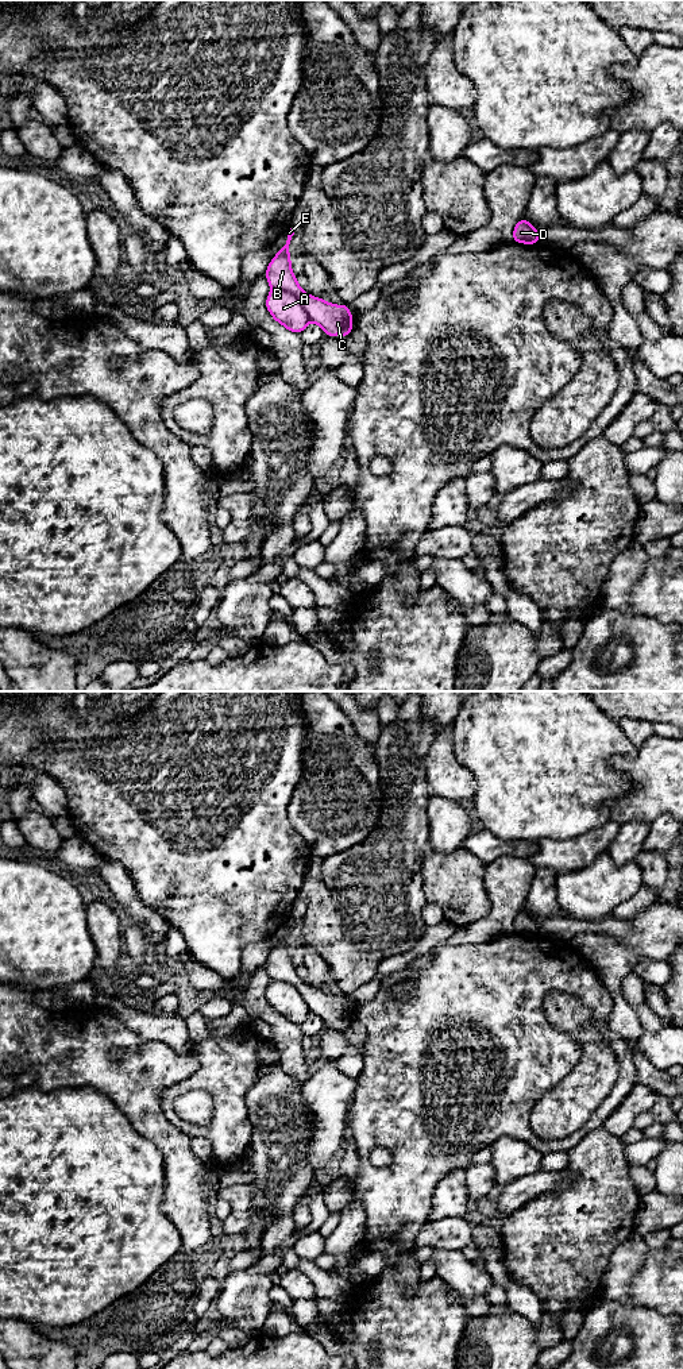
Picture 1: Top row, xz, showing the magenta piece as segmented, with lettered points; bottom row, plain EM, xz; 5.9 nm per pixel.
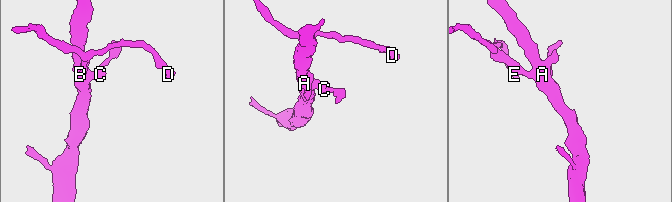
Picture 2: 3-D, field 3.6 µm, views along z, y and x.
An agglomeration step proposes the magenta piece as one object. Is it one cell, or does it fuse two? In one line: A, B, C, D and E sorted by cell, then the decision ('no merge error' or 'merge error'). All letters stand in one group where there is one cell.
groups A / B C D E; merge error

